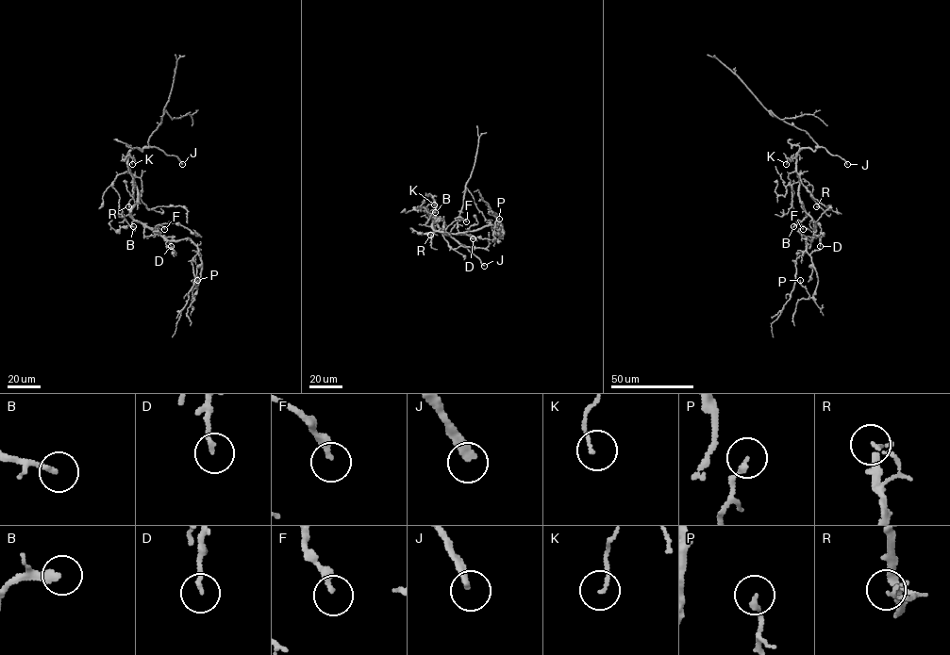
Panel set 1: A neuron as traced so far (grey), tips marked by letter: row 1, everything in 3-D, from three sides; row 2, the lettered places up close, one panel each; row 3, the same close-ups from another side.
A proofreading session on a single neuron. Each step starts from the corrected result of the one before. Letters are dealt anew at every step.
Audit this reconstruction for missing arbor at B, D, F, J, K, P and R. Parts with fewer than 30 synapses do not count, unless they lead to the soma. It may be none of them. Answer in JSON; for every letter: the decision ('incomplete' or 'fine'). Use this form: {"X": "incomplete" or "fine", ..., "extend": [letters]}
{"B": "incomplete", "D": "fine", "F": "fine", "J": "incomplete", "K": "fine", "P": "fine", "R": "fine", "extend": ["B", "J"]}

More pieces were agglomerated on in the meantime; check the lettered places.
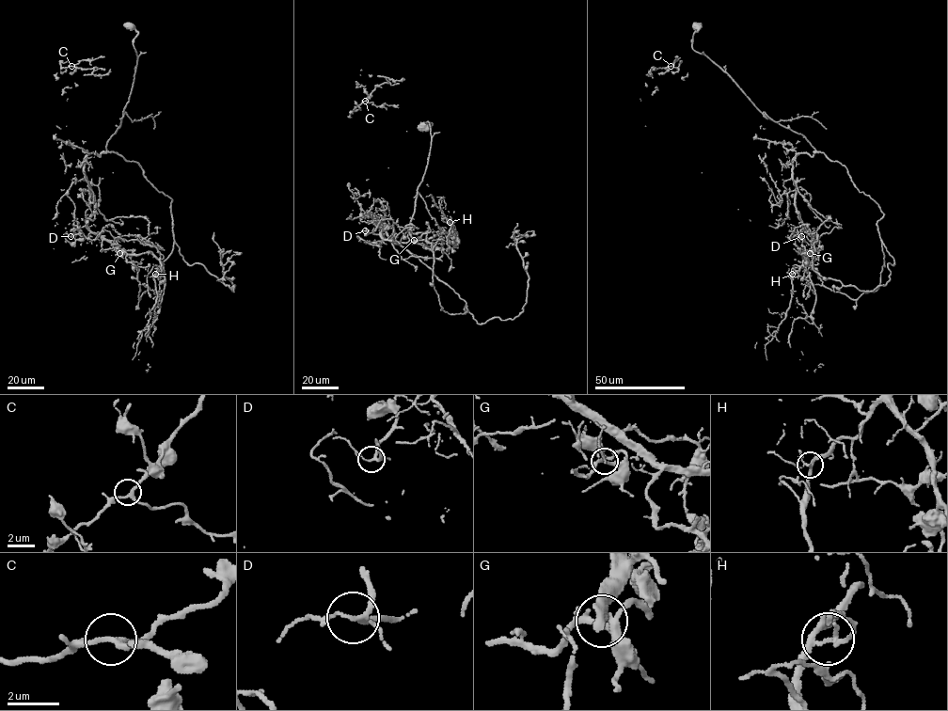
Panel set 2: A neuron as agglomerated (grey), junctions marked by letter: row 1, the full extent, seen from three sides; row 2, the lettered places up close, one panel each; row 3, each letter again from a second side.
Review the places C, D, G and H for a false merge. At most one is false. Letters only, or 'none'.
H

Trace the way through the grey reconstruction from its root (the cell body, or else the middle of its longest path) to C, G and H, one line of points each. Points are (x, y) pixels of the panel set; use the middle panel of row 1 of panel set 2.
C: (423, 126), (429, 128), (432, 124), (397, 106), (376, 106), (365, 101)
G: (423, 126), (432, 124), (427, 121), (430, 153), (401, 244), (378, 222), (388, 225), (384, 239), (414, 240)
H: (423, 126), (408, 230), (396, 244), (378, 222), (381, 236), (427, 239), (454, 232), (450, 222)

